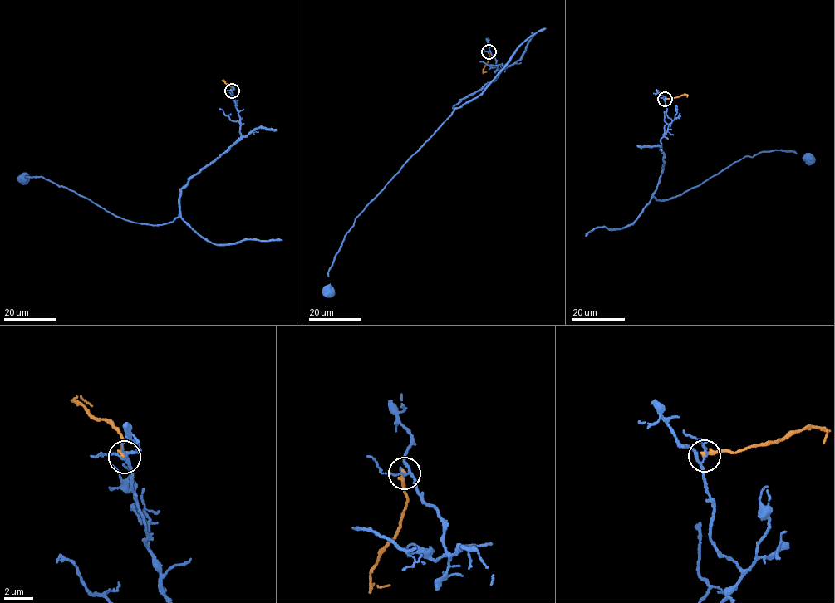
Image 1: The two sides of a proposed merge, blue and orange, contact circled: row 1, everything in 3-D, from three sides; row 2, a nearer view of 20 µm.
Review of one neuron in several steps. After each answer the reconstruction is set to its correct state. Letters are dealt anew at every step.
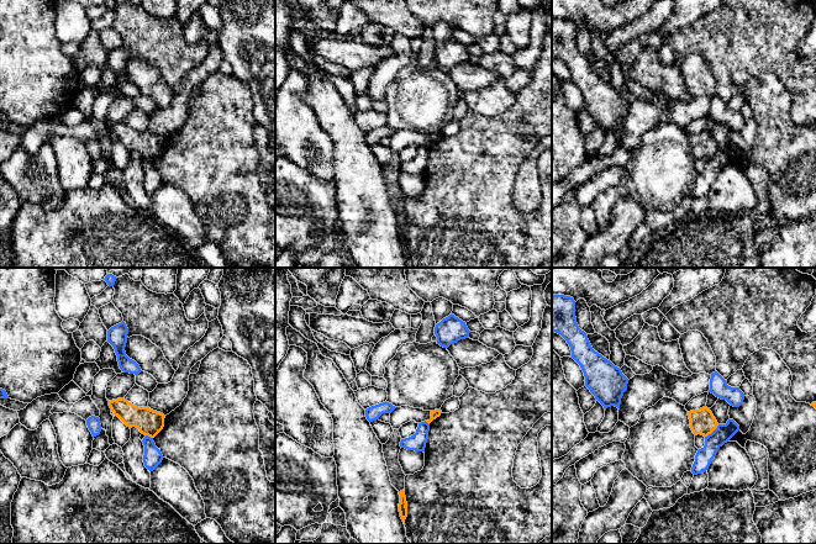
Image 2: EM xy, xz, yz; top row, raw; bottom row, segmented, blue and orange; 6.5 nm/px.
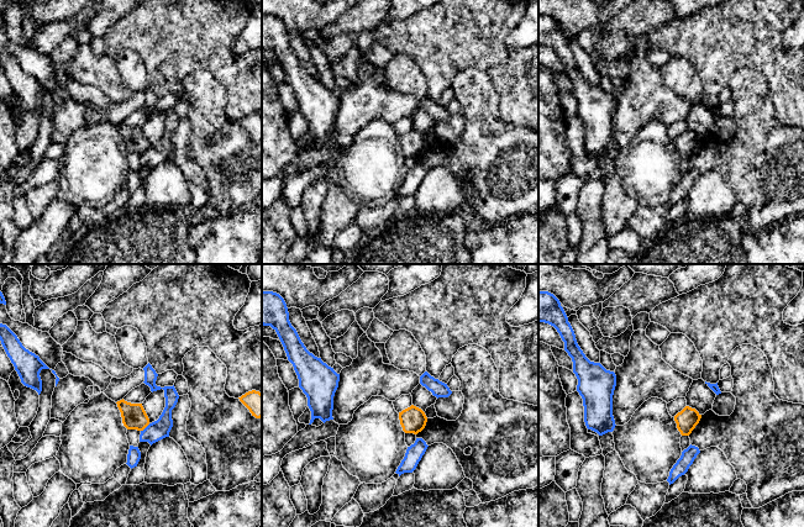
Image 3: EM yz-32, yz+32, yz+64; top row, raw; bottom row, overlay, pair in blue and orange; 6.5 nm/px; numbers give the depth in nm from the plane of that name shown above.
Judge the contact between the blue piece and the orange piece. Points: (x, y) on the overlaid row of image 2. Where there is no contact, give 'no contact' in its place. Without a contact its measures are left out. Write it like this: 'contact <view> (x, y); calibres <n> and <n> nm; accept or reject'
contact yz (712, 432); calibres 120 and 160 nm; reject

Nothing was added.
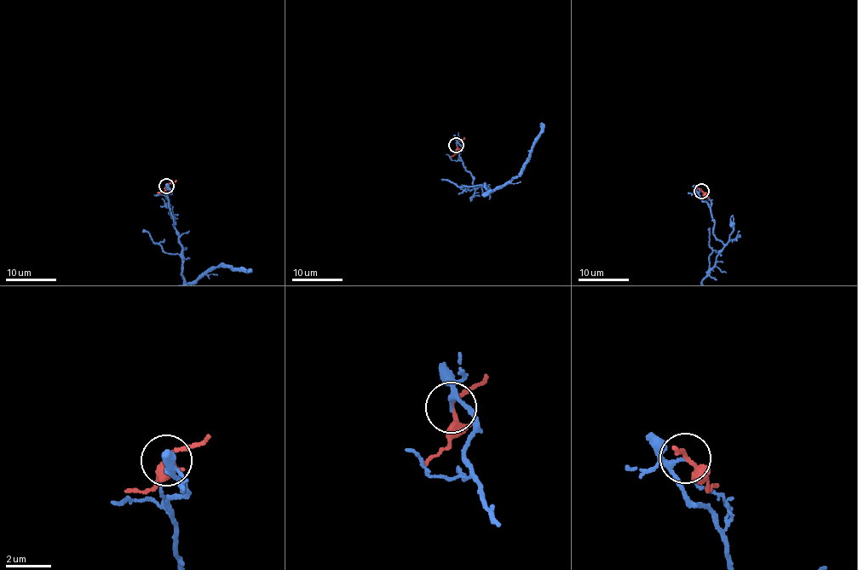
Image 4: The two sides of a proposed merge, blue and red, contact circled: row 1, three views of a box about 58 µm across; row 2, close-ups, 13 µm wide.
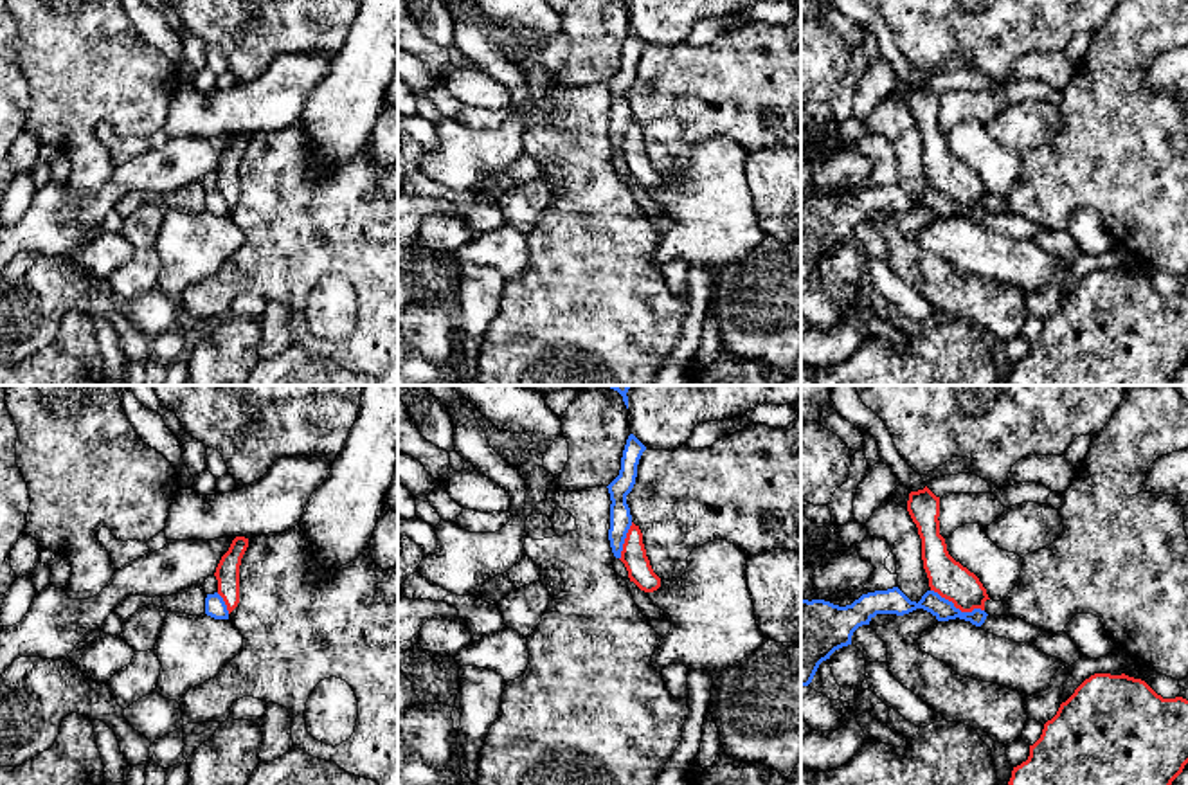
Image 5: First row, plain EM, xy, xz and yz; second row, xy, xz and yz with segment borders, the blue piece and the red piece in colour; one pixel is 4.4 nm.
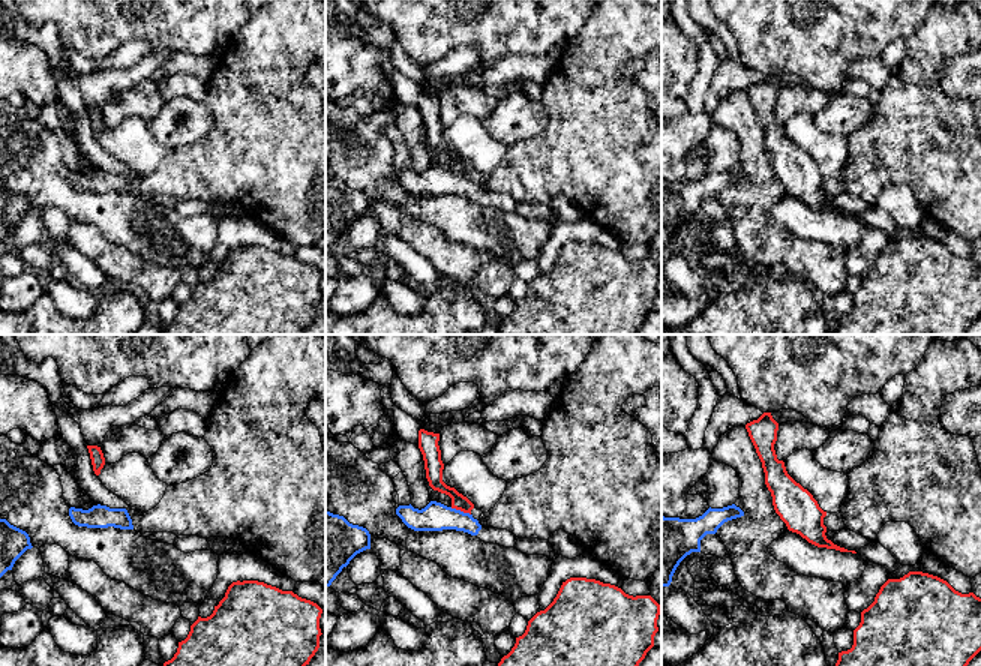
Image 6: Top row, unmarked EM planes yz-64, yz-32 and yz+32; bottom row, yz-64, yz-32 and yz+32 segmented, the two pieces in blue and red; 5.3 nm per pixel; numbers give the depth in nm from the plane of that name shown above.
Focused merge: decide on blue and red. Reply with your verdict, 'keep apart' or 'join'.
keep apart

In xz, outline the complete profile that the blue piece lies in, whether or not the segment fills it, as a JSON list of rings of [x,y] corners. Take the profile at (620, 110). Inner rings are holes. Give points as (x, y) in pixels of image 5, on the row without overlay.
[[[630,31],[623,47],[619,72],[607,83],[612,97],[608,137],[616,155],[621,155],[623,140],[632,122],[626,92],[635,81],[637,61],[644,47],[646,43]]]

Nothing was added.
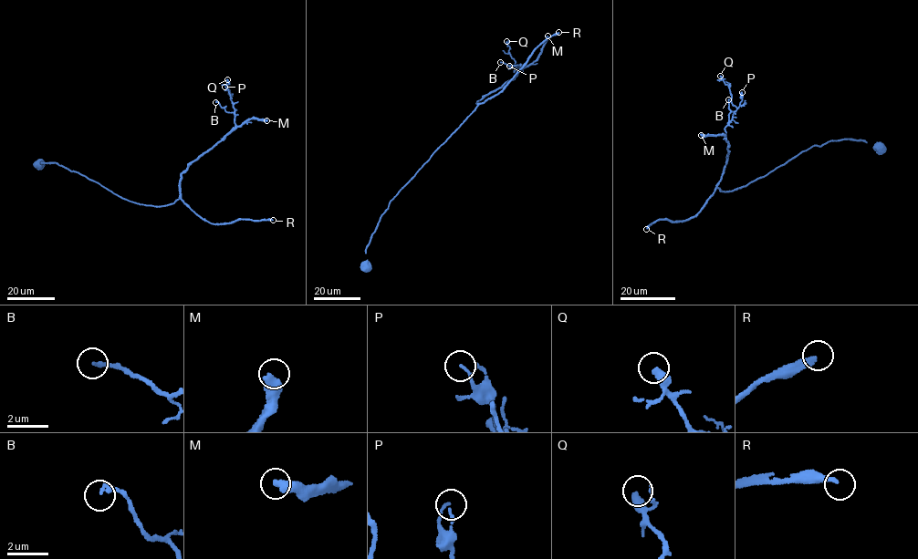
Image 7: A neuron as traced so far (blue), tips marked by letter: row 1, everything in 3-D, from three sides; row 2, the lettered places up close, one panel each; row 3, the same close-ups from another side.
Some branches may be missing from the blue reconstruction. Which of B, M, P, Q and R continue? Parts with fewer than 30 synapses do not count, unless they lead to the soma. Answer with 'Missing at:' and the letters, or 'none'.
Missing at: M, R

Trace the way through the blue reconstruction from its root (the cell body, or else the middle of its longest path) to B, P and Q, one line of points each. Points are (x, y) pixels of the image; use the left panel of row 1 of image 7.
B: (39, 164), (55, 162), (140, 204), (172, 203), (180, 198), (182, 173), (234, 127), (234, 115), (215, 102)
P: (39, 164), (55, 162), (140, 204), (172, 203), (180, 198), (182, 173), (234, 127), (233, 102), (224, 87)
Q: (39, 164), (55, 162), (140, 204), (172, 203), (180, 198), (182, 173), (234, 127), (227, 79)

